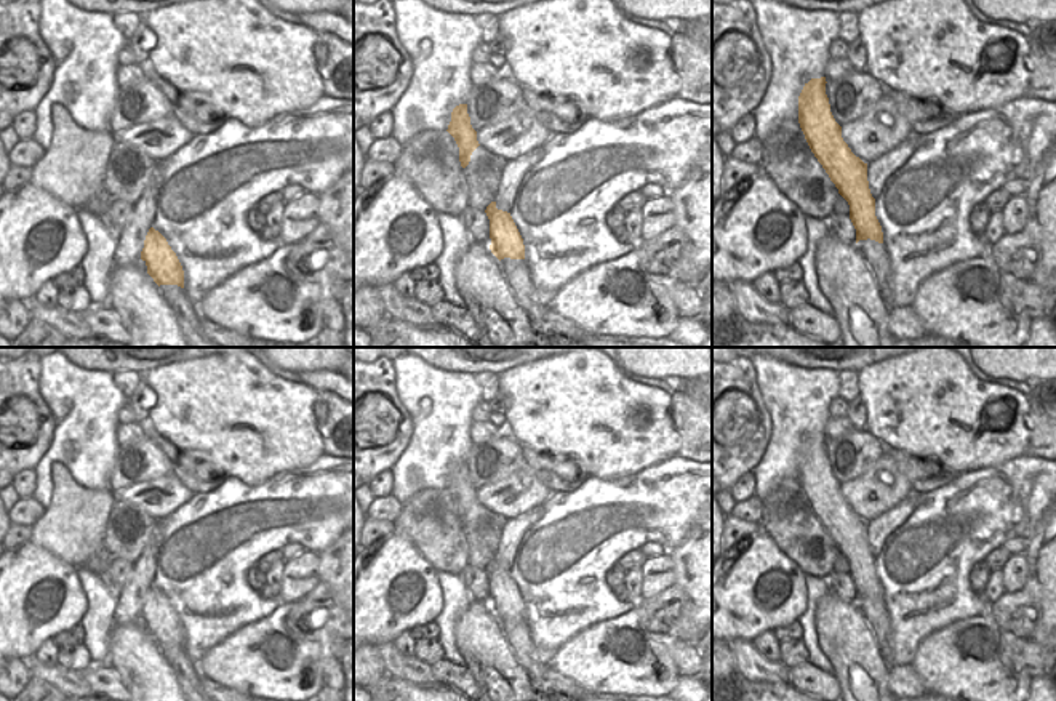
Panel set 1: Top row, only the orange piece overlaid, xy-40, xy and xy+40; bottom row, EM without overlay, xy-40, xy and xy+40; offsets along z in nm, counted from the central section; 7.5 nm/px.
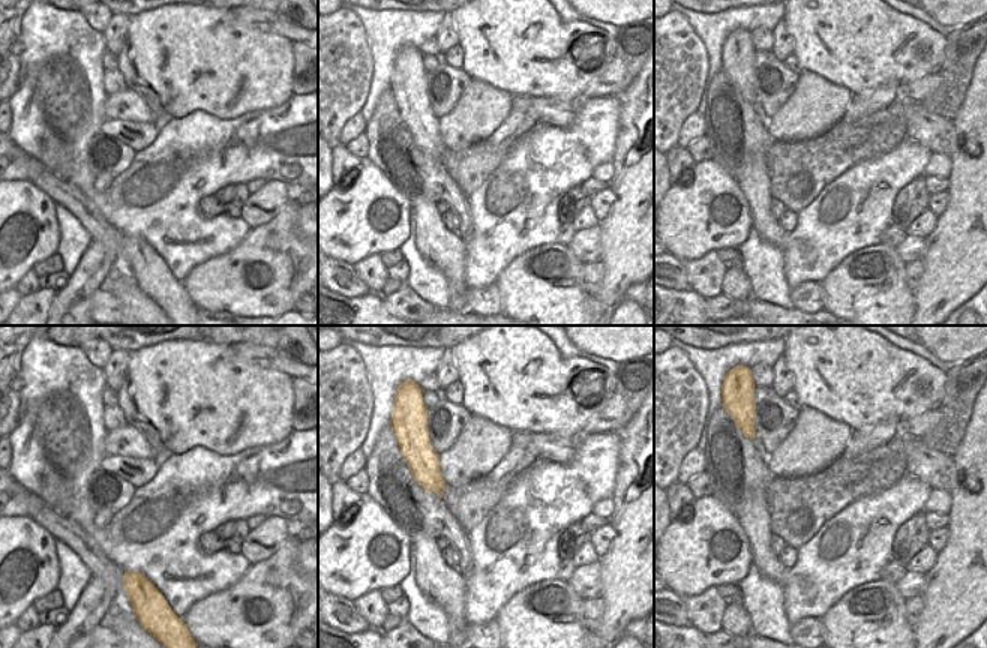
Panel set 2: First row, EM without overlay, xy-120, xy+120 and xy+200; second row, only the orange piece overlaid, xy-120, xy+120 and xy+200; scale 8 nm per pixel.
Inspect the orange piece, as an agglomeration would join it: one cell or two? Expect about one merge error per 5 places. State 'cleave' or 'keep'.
keep

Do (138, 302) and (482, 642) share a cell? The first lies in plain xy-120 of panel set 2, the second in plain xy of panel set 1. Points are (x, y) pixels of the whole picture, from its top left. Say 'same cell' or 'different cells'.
same cell

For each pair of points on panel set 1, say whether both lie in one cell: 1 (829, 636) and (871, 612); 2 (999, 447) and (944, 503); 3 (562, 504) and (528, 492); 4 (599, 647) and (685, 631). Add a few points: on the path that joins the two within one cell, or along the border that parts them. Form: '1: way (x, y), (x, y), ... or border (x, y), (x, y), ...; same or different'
1: border (853, 604), (860, 610), (879, 652); different
2: border (1012, 458), (957, 476); different
3: border (551, 492), (541, 504); different
4: border (671, 634), (680, 640); different

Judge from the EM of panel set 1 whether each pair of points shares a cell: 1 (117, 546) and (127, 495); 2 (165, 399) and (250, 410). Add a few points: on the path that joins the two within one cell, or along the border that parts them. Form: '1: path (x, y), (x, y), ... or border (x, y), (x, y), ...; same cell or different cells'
1: border (119, 500), (140, 506), (157, 520); different cells
2: path (186, 399), (192, 399), (199, 405), (229, 407); same cell

